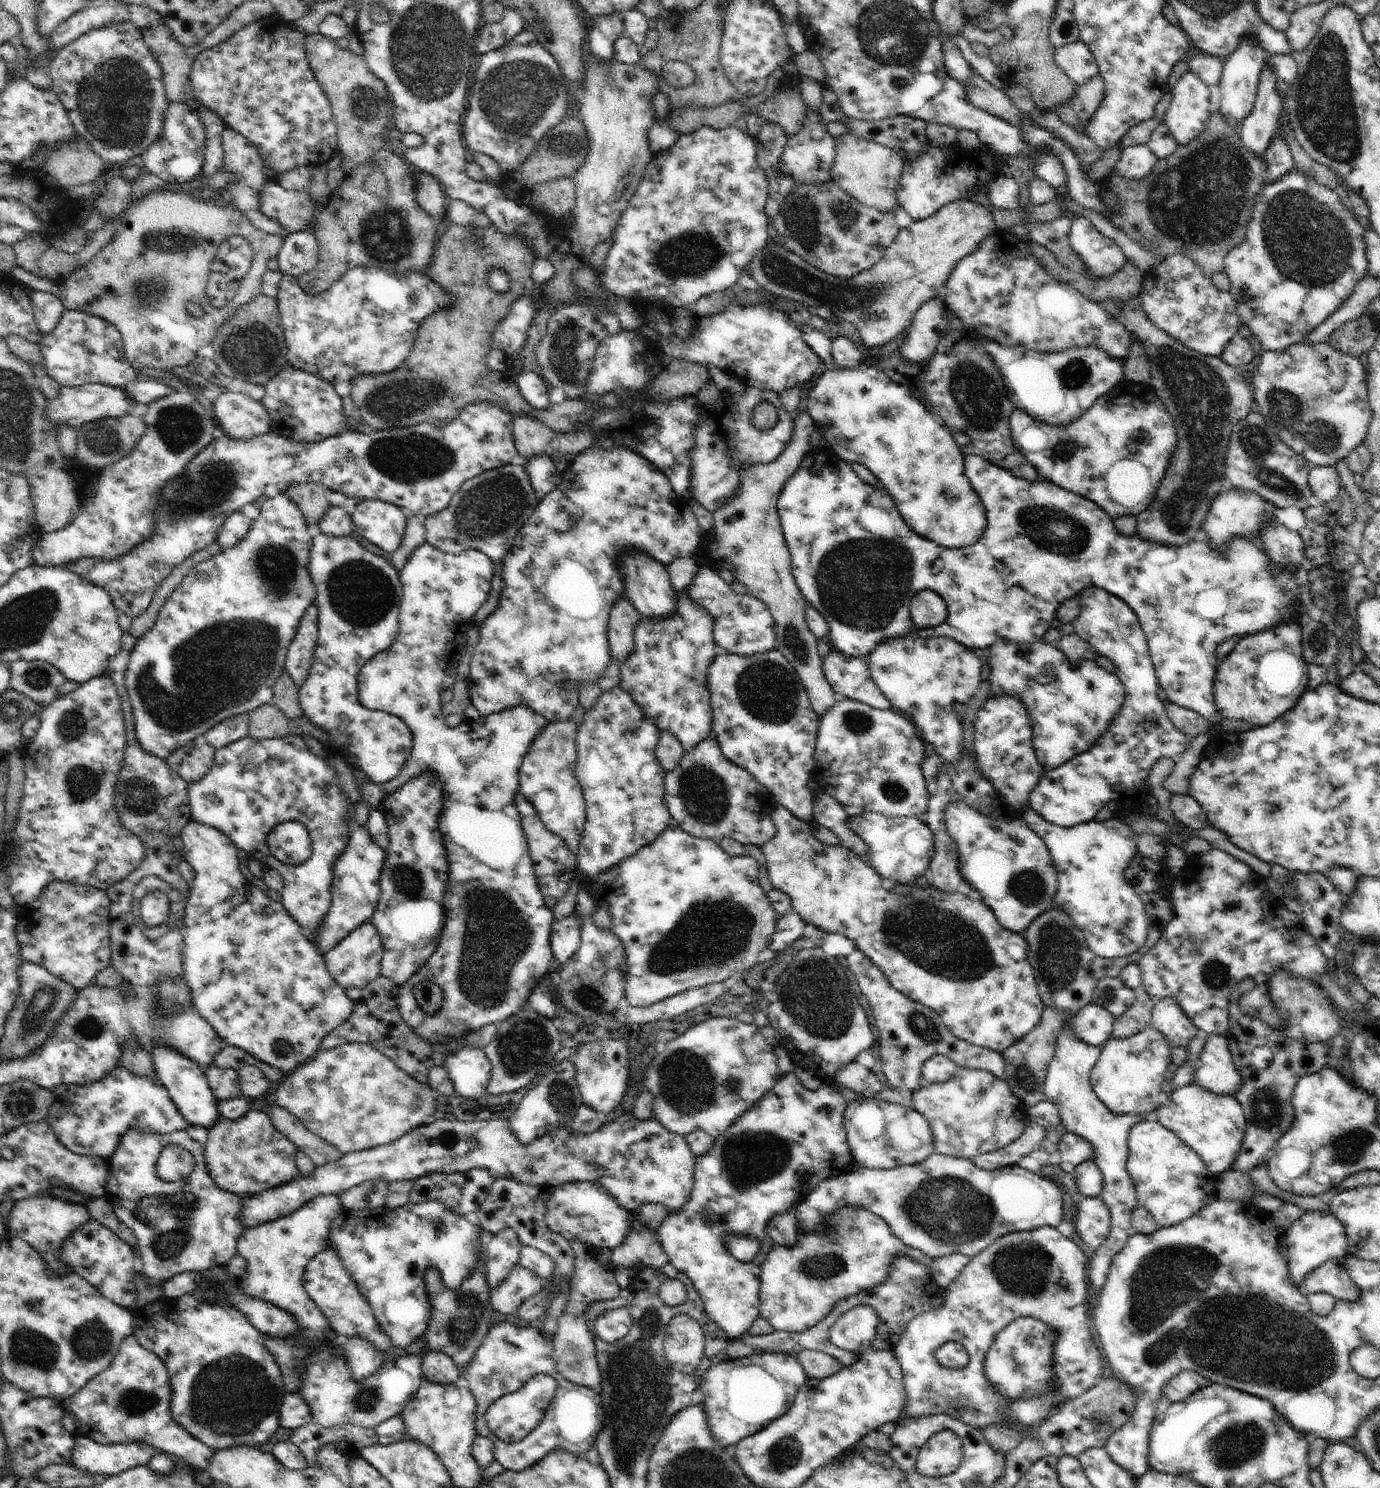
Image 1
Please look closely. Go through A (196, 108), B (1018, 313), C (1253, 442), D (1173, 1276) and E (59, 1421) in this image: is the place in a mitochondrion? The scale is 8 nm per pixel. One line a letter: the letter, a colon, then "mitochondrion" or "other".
A: other
B: other
C: mitochondrion
D: mitochondrion
E: other

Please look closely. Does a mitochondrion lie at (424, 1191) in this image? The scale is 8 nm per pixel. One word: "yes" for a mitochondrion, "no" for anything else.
no

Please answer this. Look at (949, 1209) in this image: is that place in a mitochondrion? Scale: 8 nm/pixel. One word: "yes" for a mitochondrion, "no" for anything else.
yes

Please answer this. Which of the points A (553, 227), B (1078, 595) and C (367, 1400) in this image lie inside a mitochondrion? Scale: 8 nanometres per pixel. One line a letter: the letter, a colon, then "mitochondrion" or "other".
A: other
B: other
C: mitochondrion

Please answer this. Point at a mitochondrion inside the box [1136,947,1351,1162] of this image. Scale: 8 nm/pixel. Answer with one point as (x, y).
(1267, 1109)

